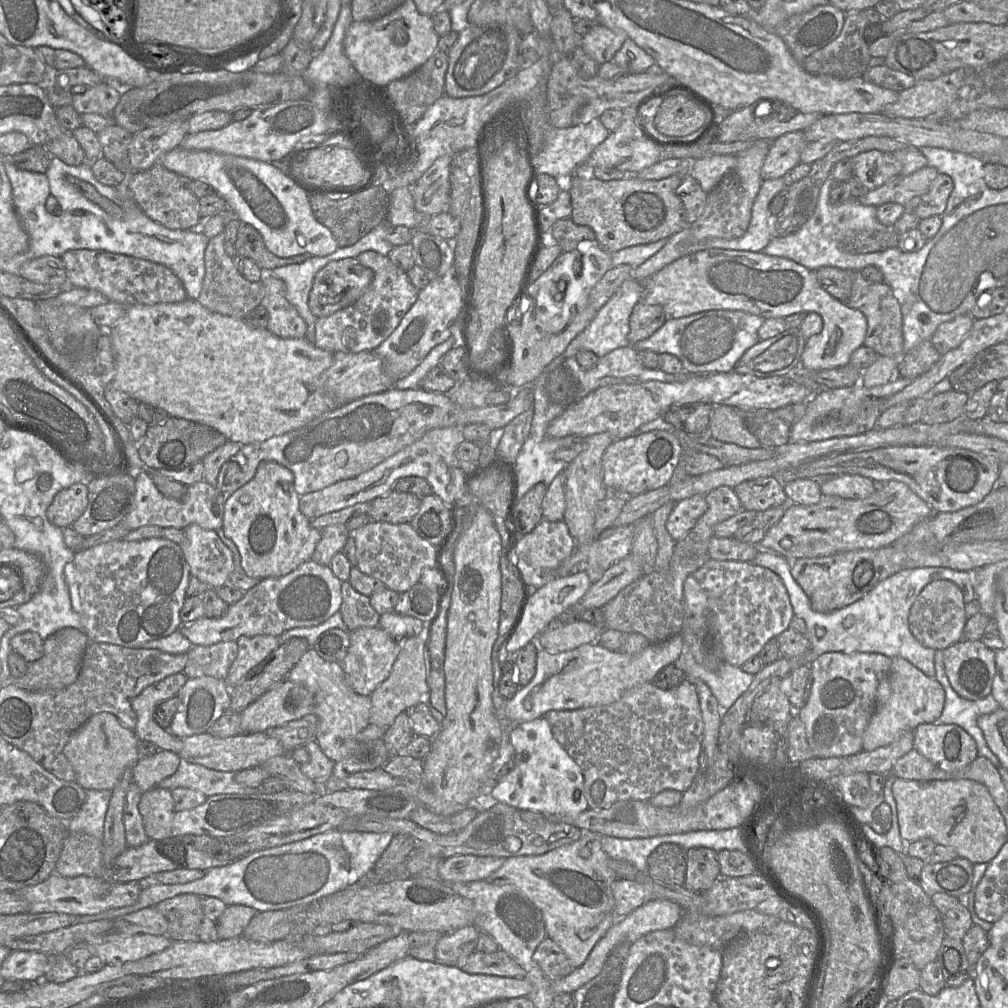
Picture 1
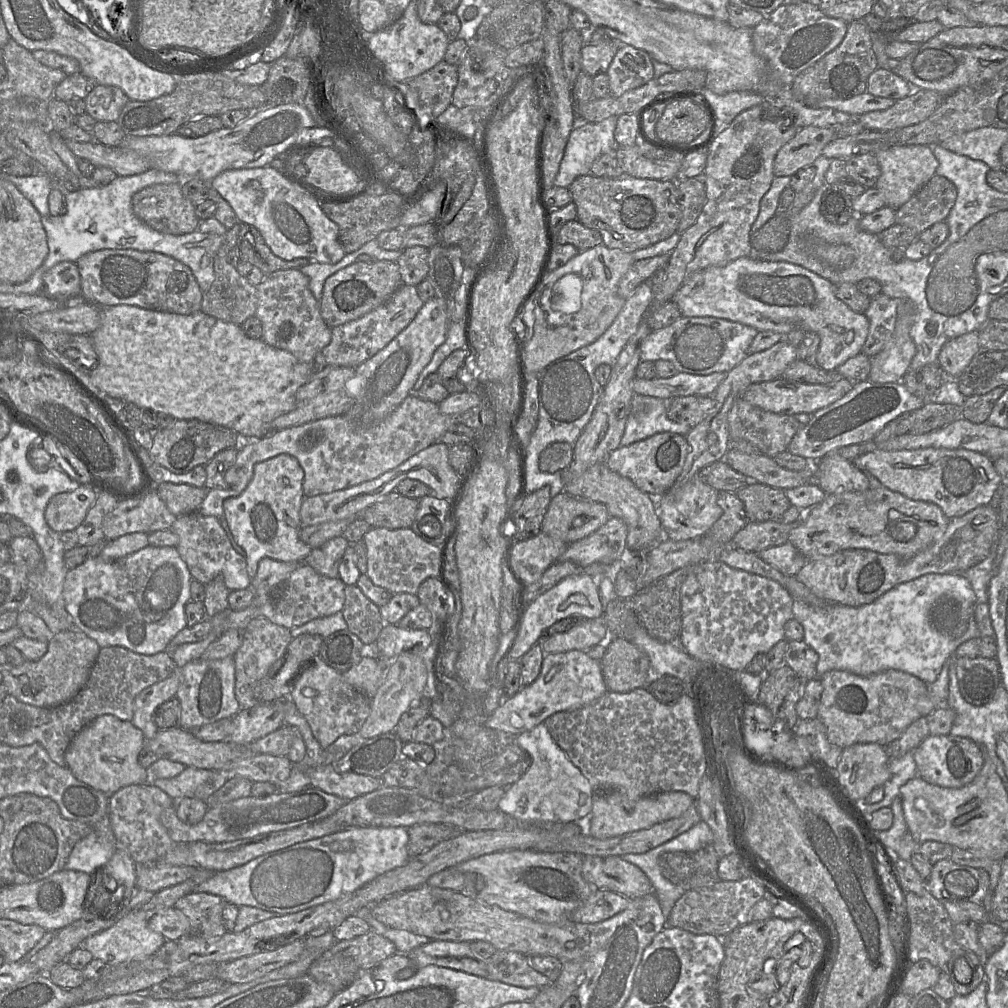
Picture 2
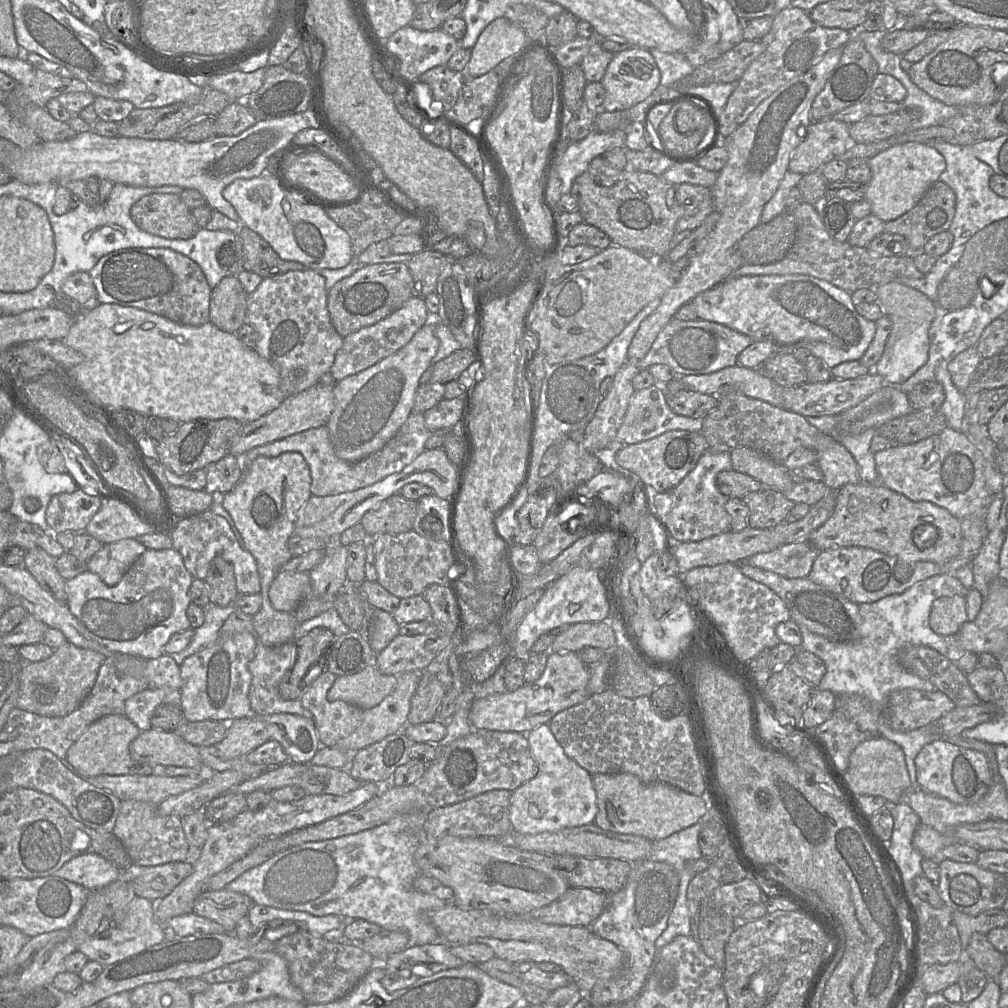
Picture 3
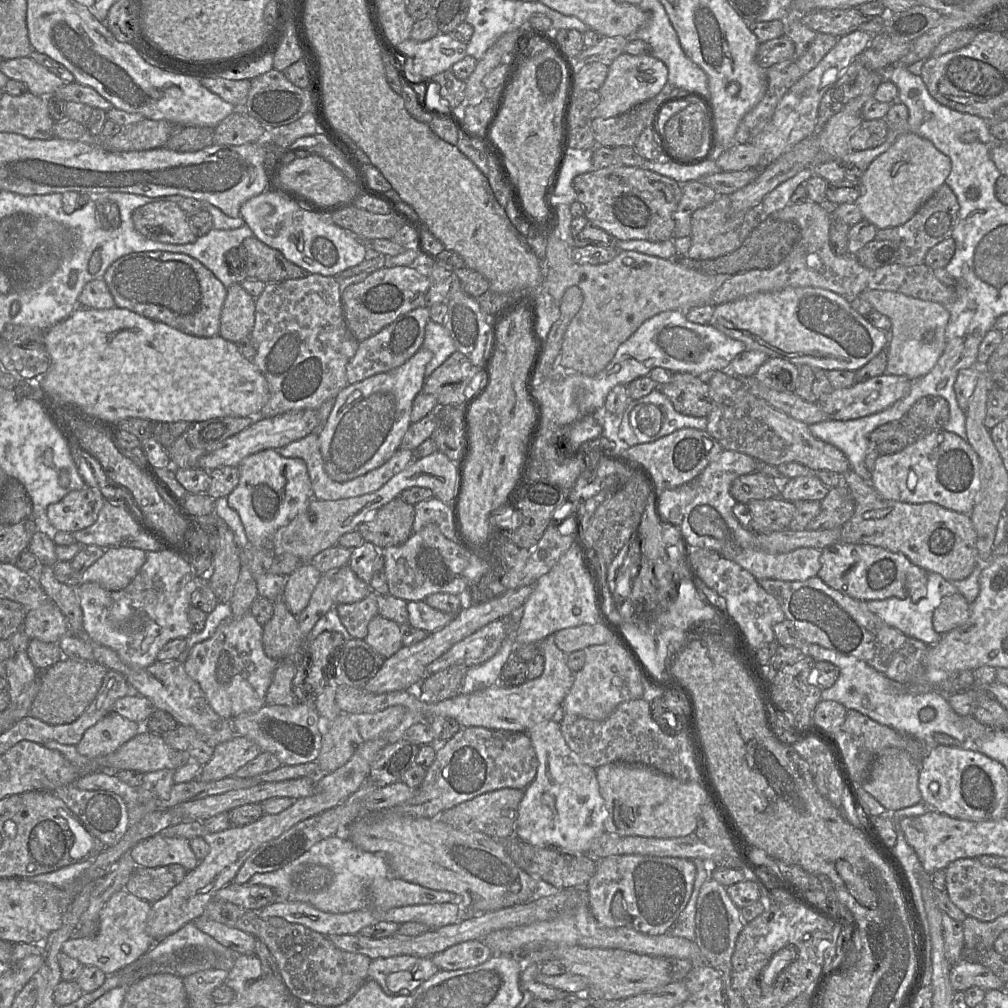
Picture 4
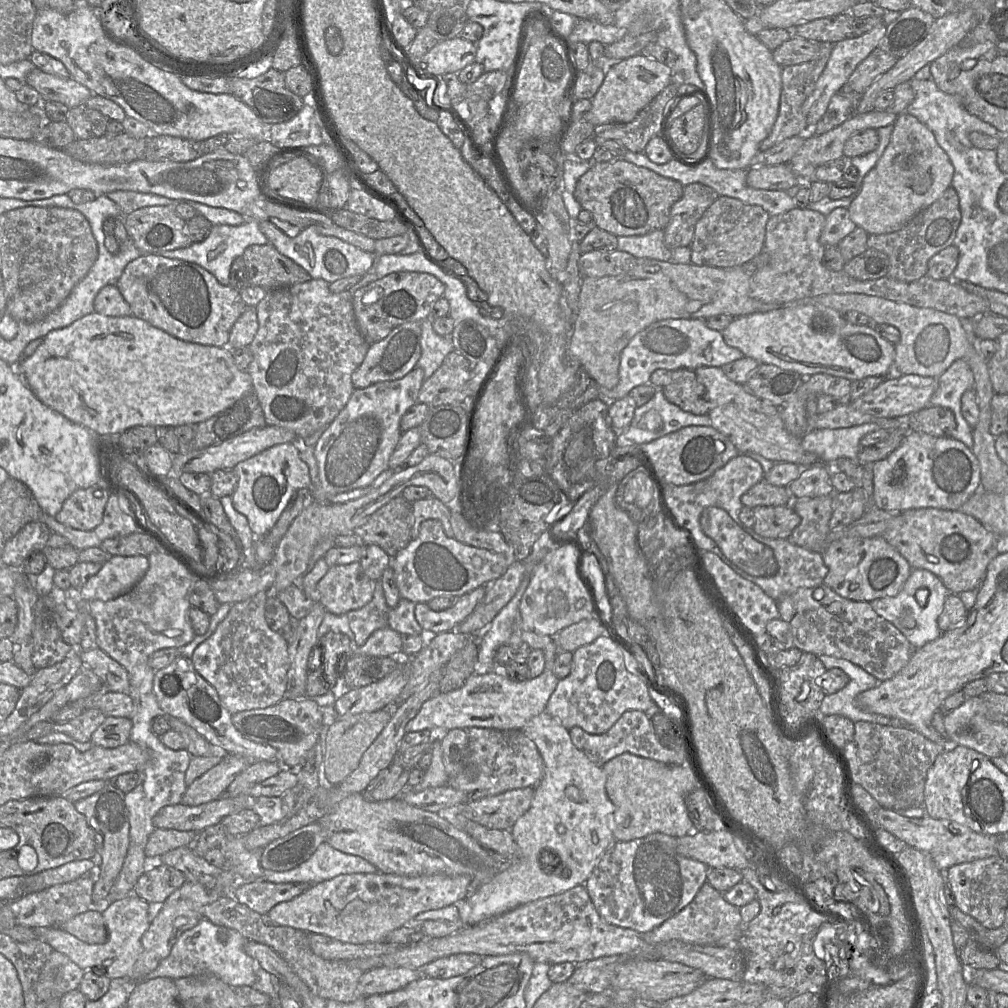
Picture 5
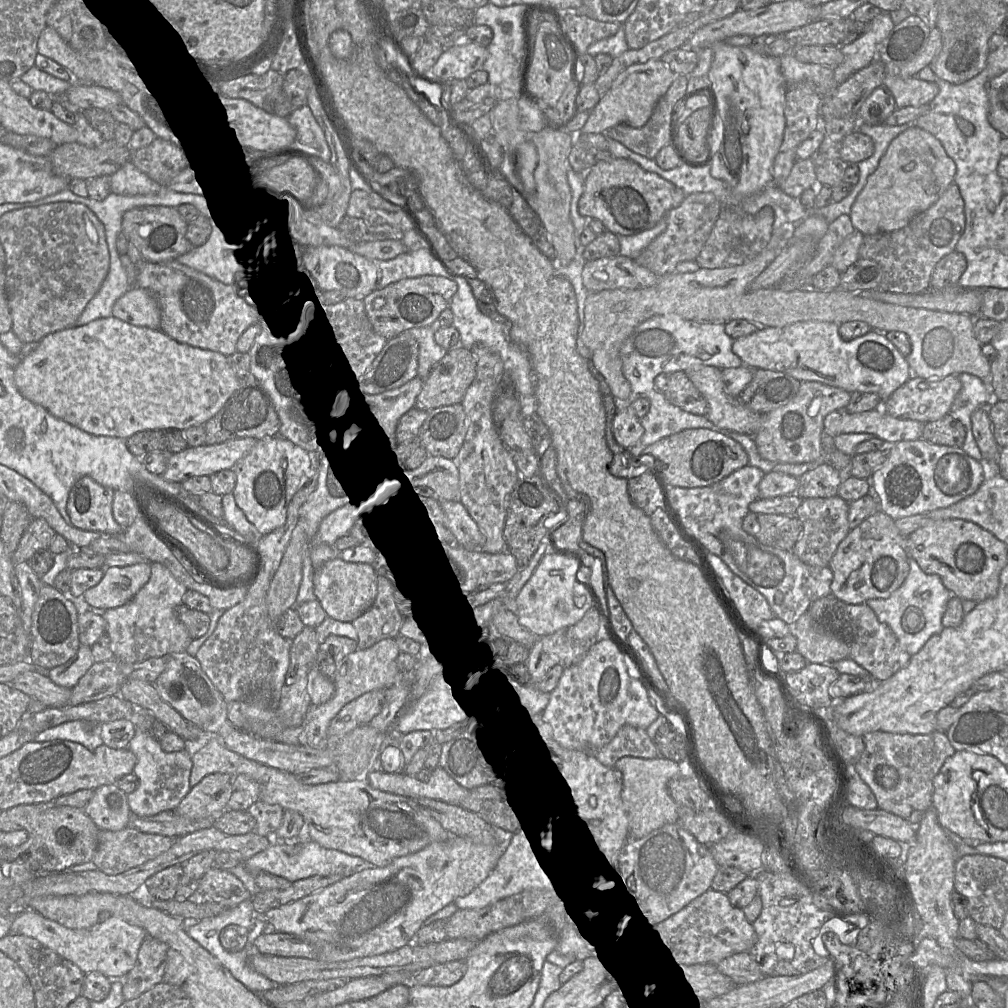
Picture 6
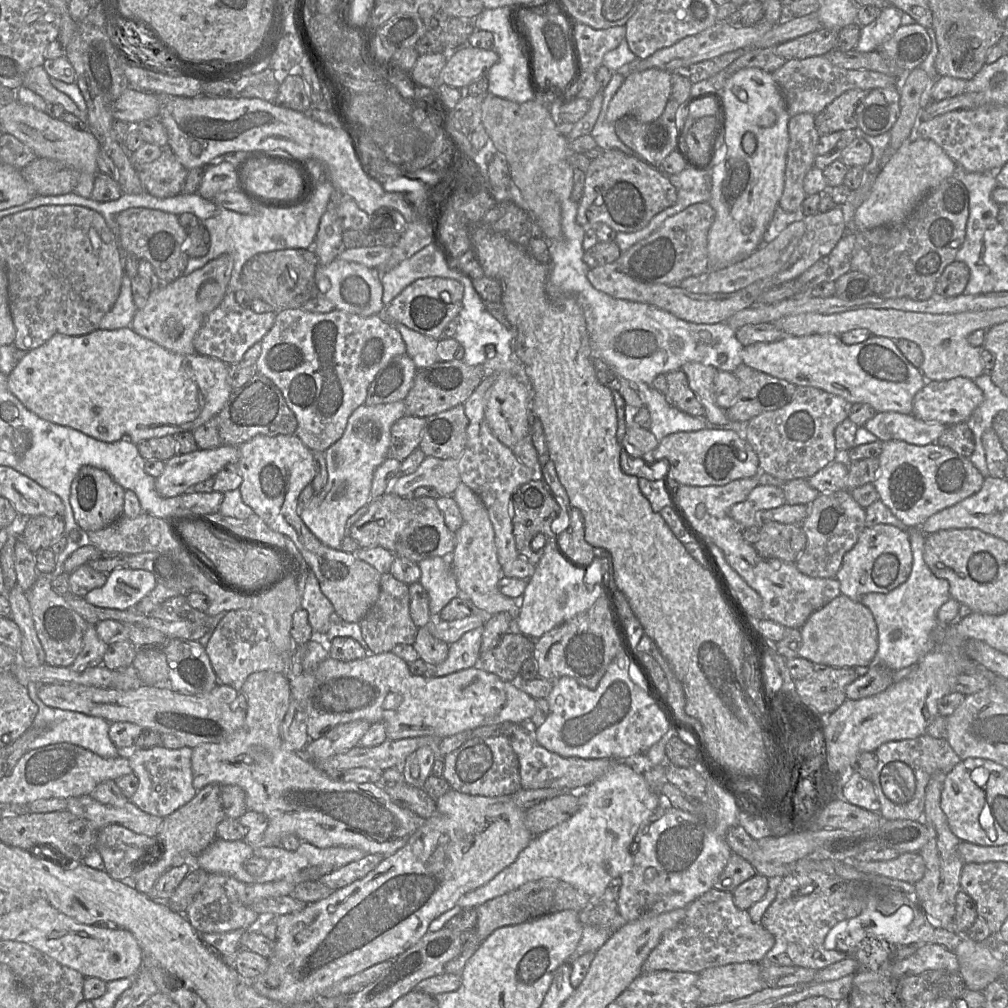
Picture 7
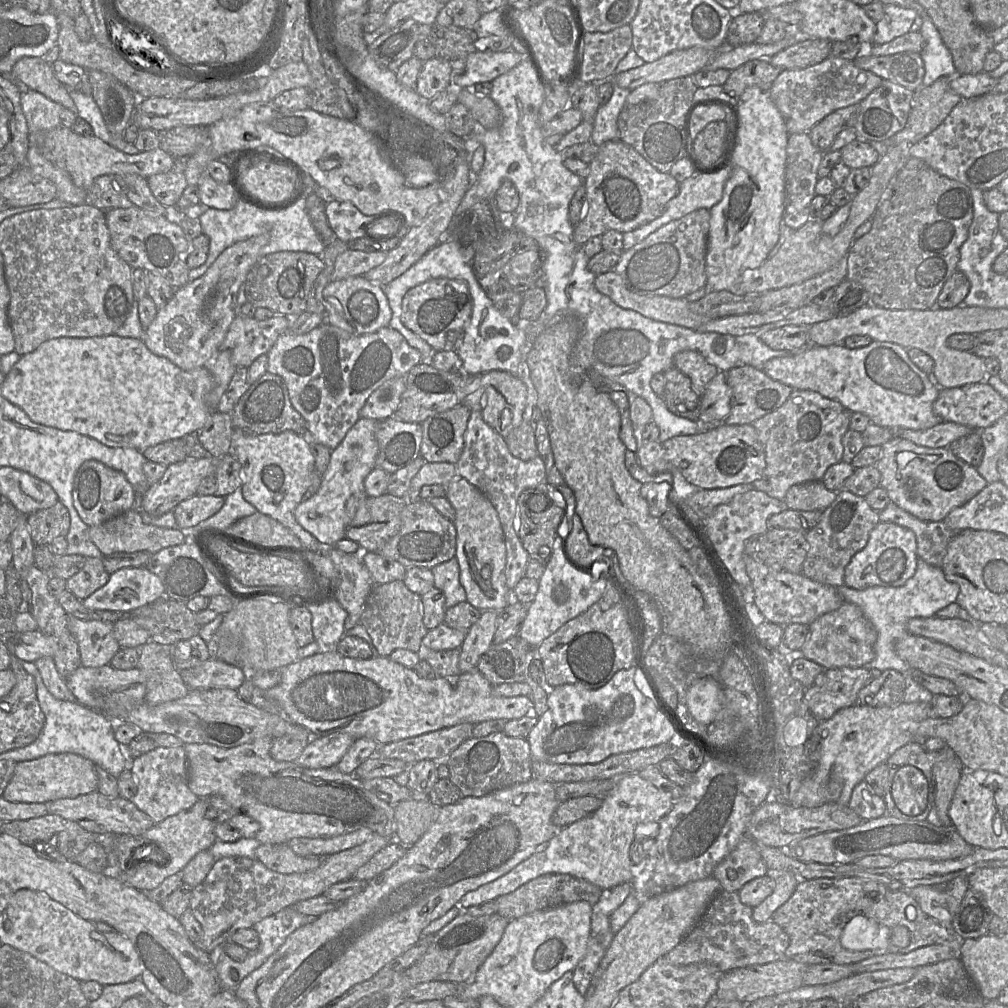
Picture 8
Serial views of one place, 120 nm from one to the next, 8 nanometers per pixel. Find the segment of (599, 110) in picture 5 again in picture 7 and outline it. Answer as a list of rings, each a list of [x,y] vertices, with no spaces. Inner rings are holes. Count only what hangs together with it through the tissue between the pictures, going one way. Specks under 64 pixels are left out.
[[[656,68],[632,71],[613,96],[606,120],[615,123],[629,115],[642,123],[650,123],[663,113],[670,94],[670,72]]]

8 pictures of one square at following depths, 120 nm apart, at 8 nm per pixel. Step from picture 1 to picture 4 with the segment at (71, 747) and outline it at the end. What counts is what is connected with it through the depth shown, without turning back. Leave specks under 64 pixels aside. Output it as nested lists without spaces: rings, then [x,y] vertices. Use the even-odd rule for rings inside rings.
[[[111,712],[86,730],[76,749],[80,755],[90,759],[106,756],[147,730],[146,722],[141,724]]]

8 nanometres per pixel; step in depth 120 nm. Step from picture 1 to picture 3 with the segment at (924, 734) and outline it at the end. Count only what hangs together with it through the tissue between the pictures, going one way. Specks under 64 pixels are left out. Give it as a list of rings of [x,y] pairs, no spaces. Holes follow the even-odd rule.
[[[946,739],[925,745],[915,759],[915,766],[919,788],[957,804],[978,802],[993,783],[992,765],[982,752],[960,747]]]

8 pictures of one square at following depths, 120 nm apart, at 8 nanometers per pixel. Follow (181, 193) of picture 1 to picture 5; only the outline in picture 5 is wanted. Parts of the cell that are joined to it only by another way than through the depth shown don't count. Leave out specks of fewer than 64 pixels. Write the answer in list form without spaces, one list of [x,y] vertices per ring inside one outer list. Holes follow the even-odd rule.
[[[175,206],[139,208],[125,218],[125,227],[136,247],[146,254],[185,248],[193,243],[187,231],[187,221],[176,212]]]

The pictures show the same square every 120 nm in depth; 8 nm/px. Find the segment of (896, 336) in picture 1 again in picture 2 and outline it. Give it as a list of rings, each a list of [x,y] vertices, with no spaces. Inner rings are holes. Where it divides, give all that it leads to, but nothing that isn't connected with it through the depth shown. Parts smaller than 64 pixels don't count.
[[[883,293],[870,298],[869,307],[864,313],[869,320],[869,333],[862,353],[871,358],[883,350],[893,335],[897,320],[897,298]]]

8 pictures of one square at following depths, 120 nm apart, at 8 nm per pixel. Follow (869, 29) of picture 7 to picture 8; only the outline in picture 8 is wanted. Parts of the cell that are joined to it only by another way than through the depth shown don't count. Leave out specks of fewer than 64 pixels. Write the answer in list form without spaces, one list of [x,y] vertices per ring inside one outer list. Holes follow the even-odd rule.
[[[894,4],[884,5],[883,17],[876,22],[876,32],[872,44],[880,45],[906,34],[917,17],[914,9]]]

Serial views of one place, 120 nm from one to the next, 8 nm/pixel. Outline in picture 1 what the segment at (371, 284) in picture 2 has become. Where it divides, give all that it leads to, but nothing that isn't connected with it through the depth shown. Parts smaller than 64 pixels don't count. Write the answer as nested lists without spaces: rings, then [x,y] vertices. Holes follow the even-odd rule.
[[[345,258],[329,262],[314,277],[308,298],[310,311],[317,318],[320,318],[352,305],[370,286],[373,277],[373,271],[363,266],[357,258]]]

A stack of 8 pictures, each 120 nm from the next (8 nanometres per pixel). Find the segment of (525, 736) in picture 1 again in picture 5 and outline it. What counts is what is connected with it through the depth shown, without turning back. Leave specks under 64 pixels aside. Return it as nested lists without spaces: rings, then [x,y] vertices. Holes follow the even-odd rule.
[[[546,711],[530,719],[522,732],[535,743],[544,762],[544,774],[534,787],[531,806],[511,829],[511,834],[520,847],[522,856],[515,864],[498,871],[488,882],[479,886],[466,898],[453,903],[458,908],[459,920],[466,926],[473,926],[499,916],[528,902],[584,885],[606,850],[618,842],[611,830],[615,806],[607,795],[605,787],[607,778],[602,767],[595,765],[582,751],[578,750],[571,741],[568,730]],[[543,852],[547,855],[542,858]],[[558,863],[558,870],[553,871],[552,869]]]

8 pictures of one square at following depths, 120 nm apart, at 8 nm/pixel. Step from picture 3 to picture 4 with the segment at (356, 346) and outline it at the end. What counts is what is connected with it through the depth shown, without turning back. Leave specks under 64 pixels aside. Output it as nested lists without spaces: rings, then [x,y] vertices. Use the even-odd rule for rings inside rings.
[[[427,306],[418,307],[399,316],[375,335],[359,342],[358,349],[346,366],[348,384],[360,382],[370,376],[387,372],[404,364],[423,345],[426,324],[430,320]]]

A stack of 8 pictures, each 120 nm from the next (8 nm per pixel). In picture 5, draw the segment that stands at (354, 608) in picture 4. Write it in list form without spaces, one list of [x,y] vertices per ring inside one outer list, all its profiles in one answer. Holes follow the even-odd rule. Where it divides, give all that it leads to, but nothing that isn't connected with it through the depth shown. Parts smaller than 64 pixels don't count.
[[[380,580],[375,581],[371,601],[360,609],[346,613],[350,628],[355,636],[353,640],[355,647],[362,646],[374,631],[388,627],[390,609],[386,603]]]

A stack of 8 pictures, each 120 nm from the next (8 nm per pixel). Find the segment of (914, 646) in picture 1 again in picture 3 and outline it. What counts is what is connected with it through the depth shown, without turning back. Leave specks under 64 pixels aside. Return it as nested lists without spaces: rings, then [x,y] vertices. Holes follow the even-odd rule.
[[[942,573],[915,583],[901,594],[890,595],[873,603],[858,604],[862,618],[860,639],[850,645],[831,642],[811,632],[805,625],[798,625],[803,637],[801,648],[821,658],[826,666],[818,689],[831,691],[835,695],[857,694],[878,704],[887,704],[891,693],[897,690],[936,691],[931,682],[903,668],[897,660],[897,652],[905,645],[926,646],[954,660],[959,652],[951,652],[951,638],[938,635],[931,629],[930,610],[932,603],[940,597],[966,596],[968,592],[953,573]]]

